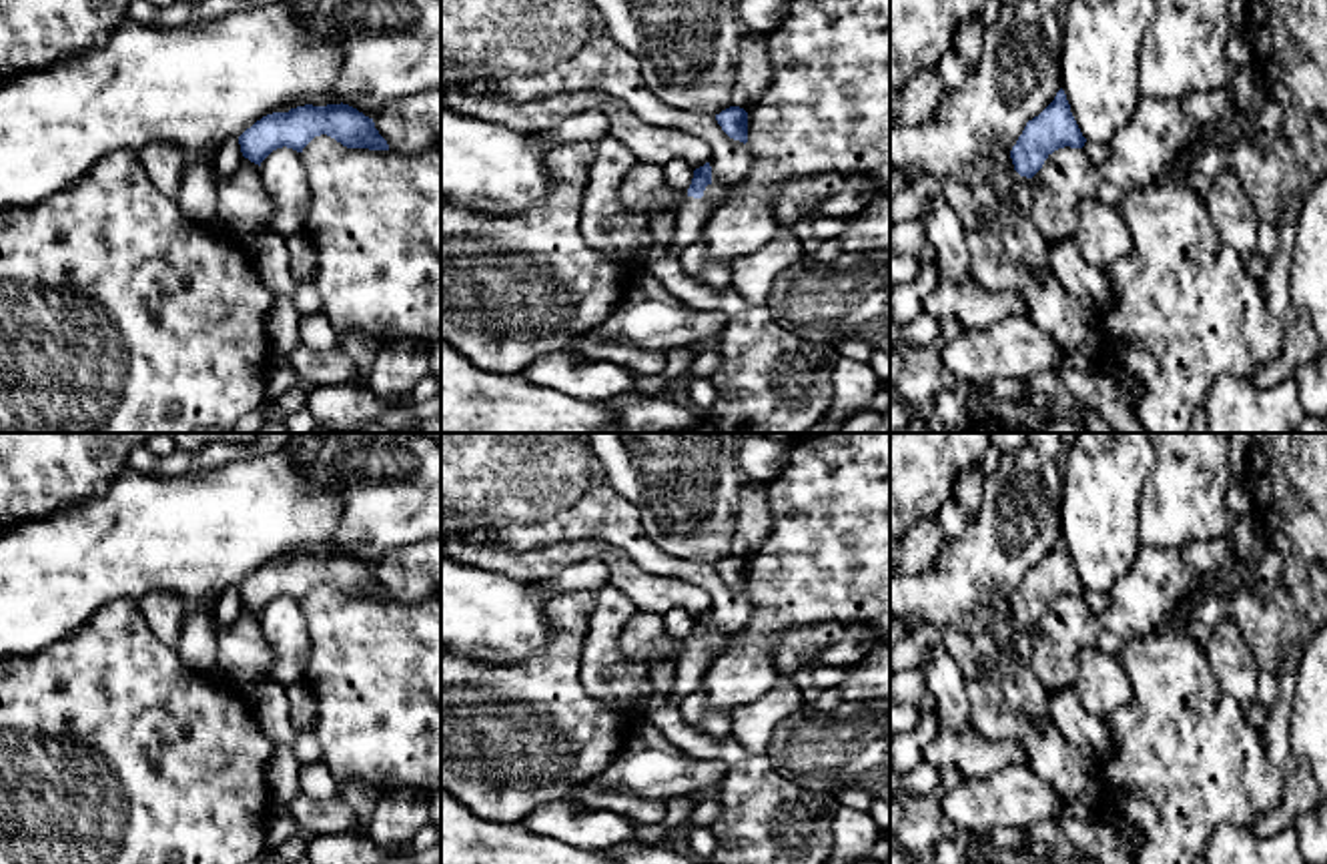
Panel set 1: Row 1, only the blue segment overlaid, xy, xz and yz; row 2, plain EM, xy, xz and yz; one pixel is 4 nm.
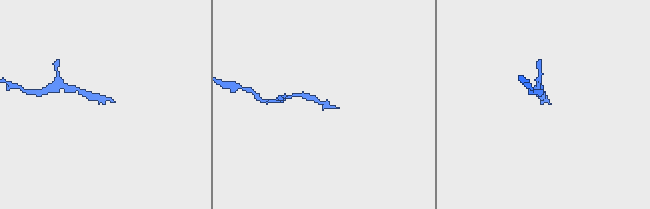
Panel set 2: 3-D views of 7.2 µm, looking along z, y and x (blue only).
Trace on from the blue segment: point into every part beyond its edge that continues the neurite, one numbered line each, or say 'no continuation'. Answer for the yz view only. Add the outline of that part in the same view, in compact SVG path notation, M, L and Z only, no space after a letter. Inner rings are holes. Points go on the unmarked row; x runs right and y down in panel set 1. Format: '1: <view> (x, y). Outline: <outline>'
1: yz (1097, 602). Outline: M1086 589L1082 599L1086 601L1088 609L1096 615L1100 615L1111 603L1109 591Z

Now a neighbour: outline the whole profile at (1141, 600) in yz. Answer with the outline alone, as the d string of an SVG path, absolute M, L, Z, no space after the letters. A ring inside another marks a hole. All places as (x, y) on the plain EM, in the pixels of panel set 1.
M1141 545L1133 569L1109 589L1111 603L1098 619L1123 639L1139 639L1157 629L1185 595L1199 591L1205 583L1207 577L1189 567L1179 549Z

